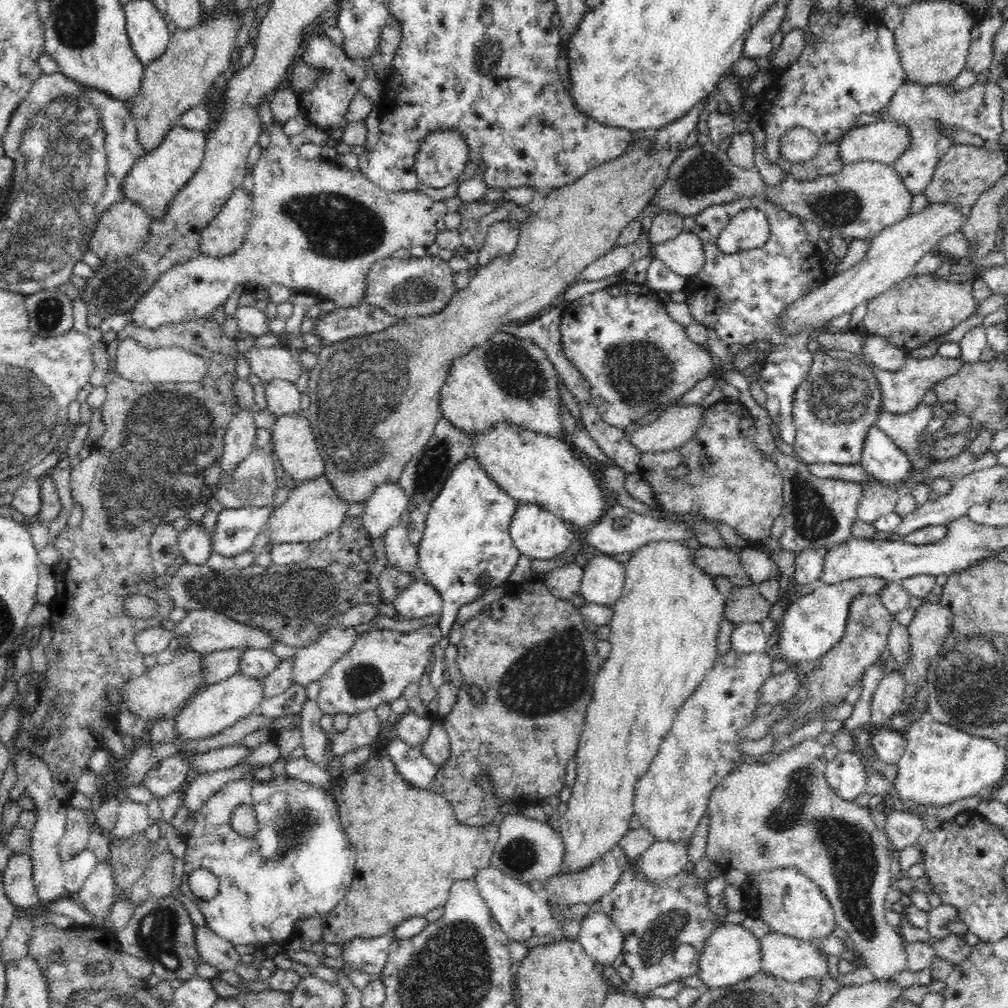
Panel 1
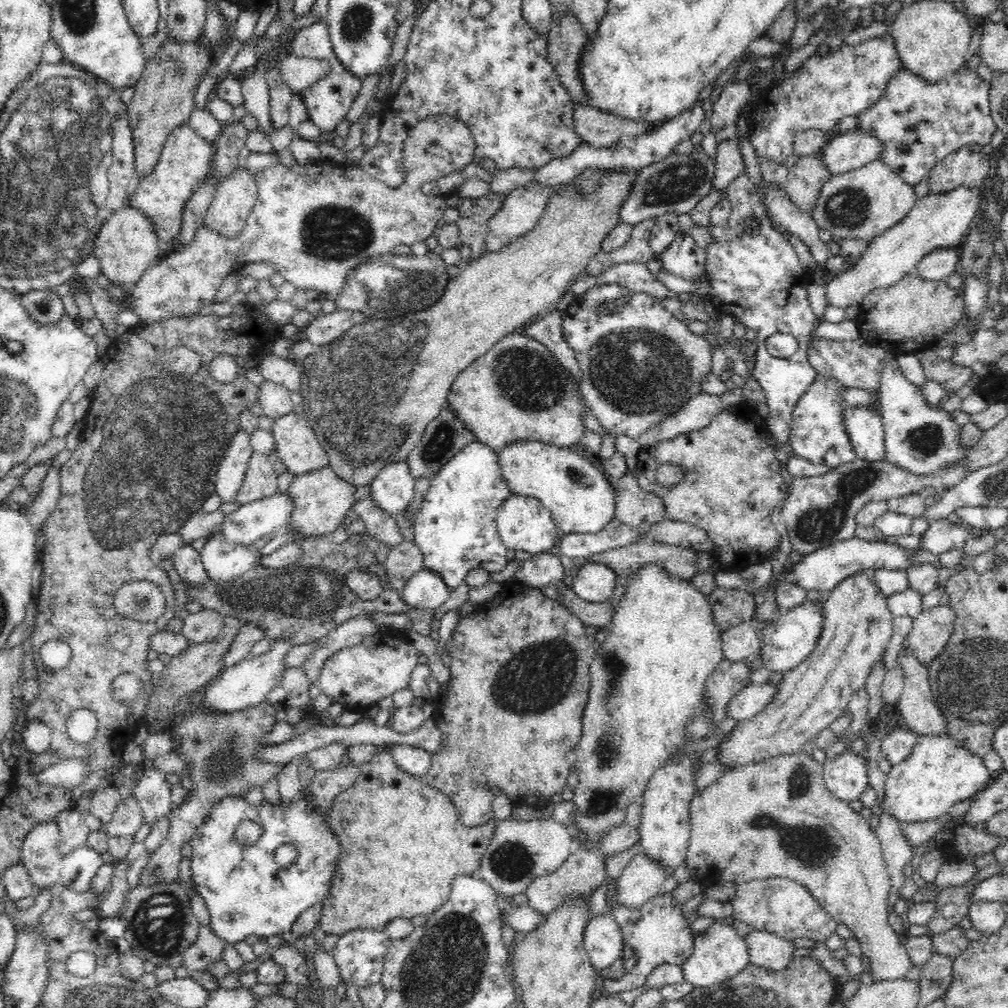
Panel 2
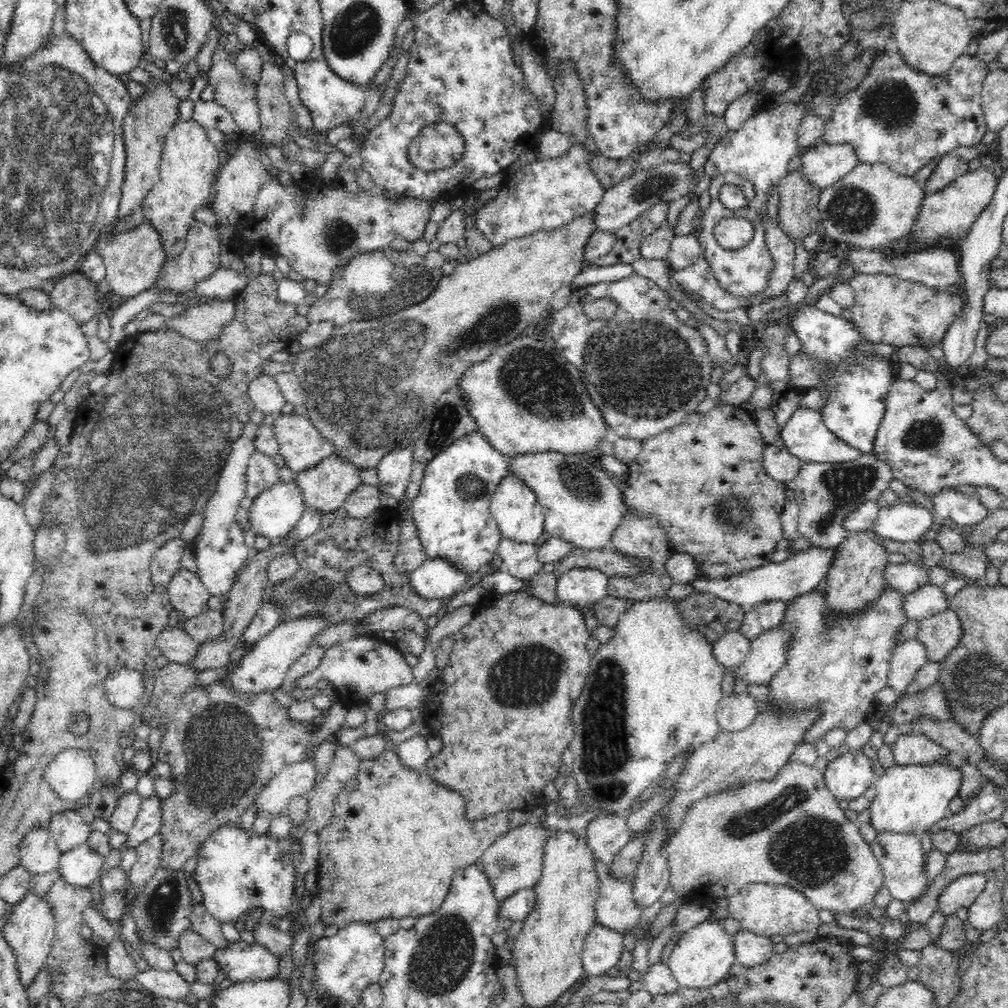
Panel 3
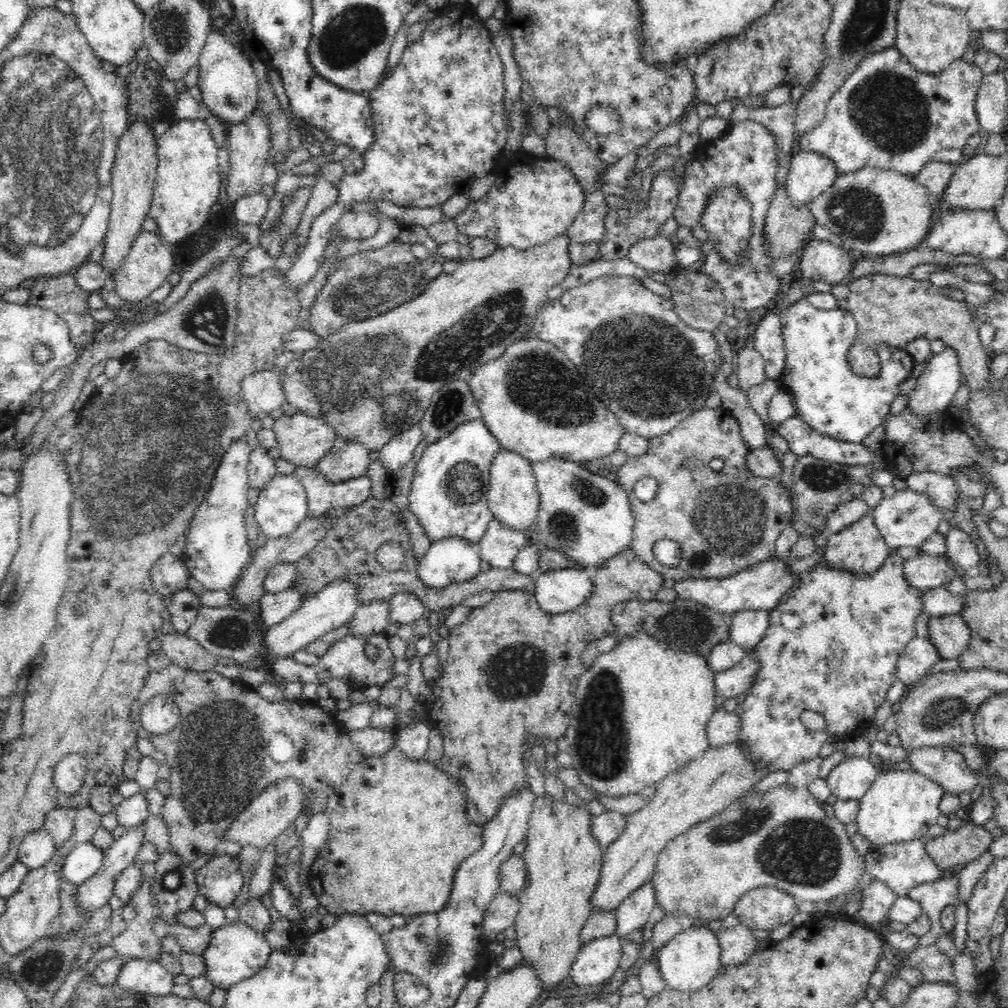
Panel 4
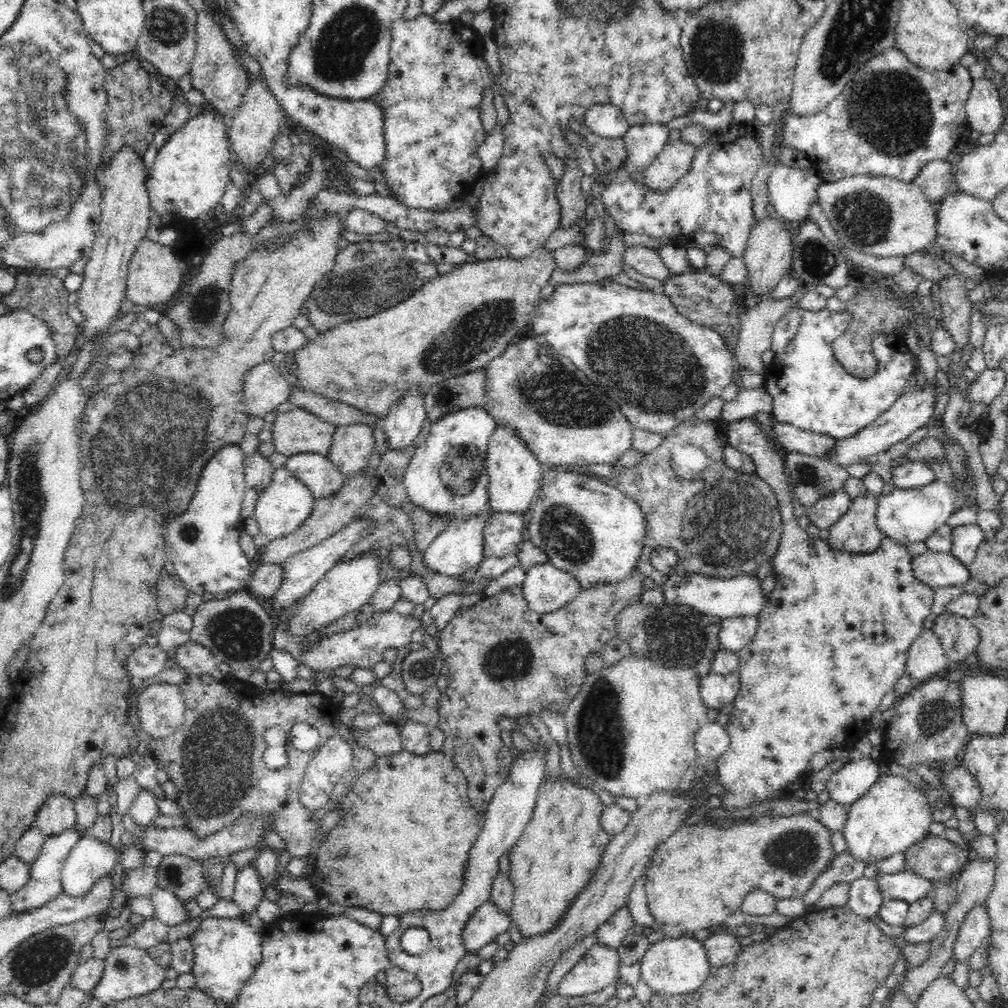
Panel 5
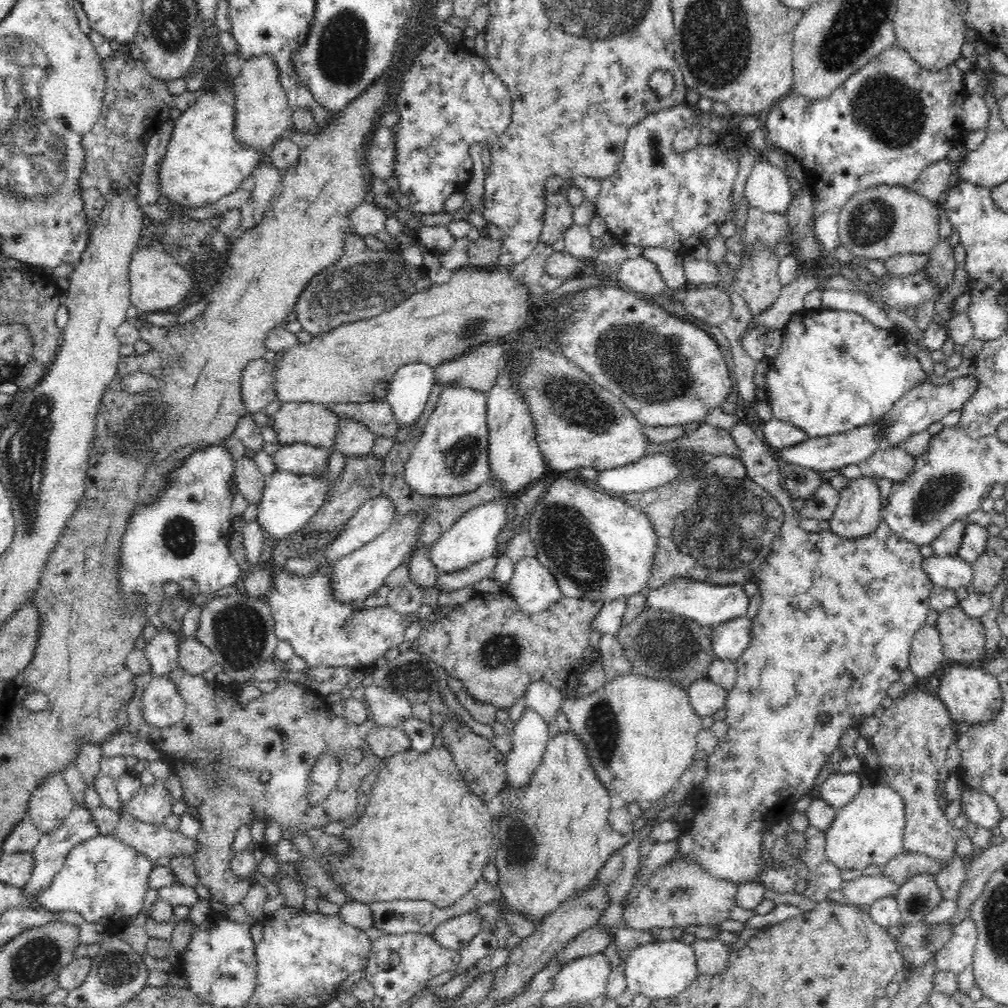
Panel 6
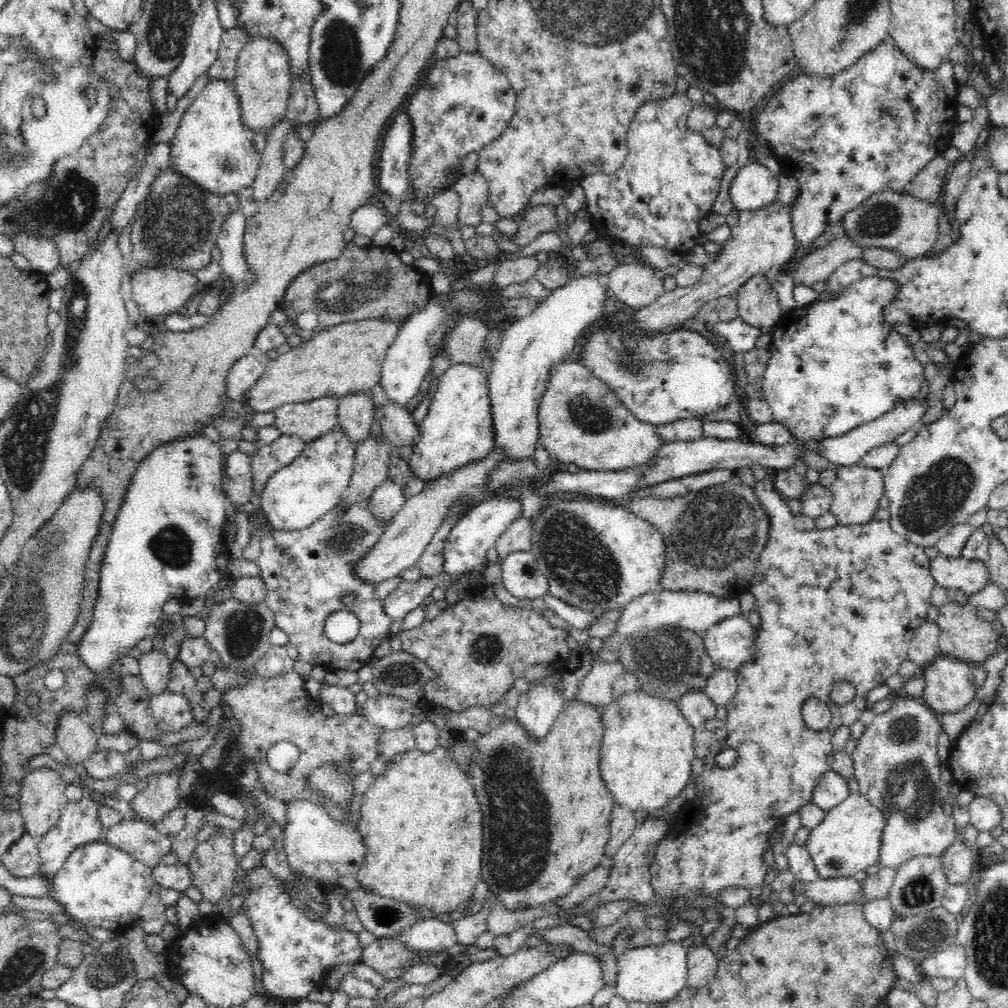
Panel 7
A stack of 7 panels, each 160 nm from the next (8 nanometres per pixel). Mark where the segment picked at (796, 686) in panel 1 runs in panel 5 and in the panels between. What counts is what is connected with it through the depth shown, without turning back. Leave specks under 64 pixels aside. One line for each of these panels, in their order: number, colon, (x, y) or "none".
2: (749, 702)
3: (735, 713)
4: (723, 728)
5: (712, 740)

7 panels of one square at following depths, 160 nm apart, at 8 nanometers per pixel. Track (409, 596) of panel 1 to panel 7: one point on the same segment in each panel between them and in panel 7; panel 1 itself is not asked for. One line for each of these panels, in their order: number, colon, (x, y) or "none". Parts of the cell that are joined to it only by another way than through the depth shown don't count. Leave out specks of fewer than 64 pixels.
2: (426, 589)
3: (437, 578)
4: (449, 560)
5: (459, 548)
6: (473, 537)
7: (476, 532)

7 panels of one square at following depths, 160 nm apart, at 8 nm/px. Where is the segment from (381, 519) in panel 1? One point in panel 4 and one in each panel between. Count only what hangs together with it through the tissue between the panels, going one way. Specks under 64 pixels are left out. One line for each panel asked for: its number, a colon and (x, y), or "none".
2: (393, 489)
3: (393, 472)
4: (399, 450)

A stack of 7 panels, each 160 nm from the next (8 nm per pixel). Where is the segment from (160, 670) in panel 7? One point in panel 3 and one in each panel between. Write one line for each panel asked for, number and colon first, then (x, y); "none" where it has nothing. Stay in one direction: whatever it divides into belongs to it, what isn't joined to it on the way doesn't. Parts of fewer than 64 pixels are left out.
3: (188, 594)
4: (183, 607)
5: (175, 628)
6: (162, 651)

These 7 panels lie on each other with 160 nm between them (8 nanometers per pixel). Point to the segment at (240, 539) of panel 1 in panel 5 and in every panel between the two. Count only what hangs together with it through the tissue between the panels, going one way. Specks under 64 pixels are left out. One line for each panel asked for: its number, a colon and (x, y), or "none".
2: (252, 521)
3: (275, 512)
4: (282, 505)
5: (283, 506)

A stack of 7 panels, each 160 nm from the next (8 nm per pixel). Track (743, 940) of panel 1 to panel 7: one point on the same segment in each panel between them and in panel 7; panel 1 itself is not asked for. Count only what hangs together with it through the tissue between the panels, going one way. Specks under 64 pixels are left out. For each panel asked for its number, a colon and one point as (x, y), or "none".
2: (719, 953)
3: (704, 954)
4: (690, 960)
5: (679, 965)
6: (658, 970)
7: (656, 973)

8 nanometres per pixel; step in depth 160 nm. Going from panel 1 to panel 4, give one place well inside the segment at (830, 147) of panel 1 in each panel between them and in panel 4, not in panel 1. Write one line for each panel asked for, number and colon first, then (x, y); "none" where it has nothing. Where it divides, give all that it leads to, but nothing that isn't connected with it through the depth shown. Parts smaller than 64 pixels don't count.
2: (806, 179)
3: (798, 216)
4: (788, 229)

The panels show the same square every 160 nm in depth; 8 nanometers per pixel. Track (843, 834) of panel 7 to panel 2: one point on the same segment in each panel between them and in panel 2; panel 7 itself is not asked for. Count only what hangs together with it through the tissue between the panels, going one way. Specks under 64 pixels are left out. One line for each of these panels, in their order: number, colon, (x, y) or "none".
2: (940, 772)
3: (912, 798)
4: (901, 806)
5: (894, 815)
6: (869, 830)

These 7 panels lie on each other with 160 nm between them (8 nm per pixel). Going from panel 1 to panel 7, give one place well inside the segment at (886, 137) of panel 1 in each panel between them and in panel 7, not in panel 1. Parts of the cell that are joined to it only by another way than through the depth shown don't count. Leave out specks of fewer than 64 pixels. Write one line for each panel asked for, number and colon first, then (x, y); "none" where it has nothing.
2: (845, 152)
3: (823, 165)
4: (810, 174)
5: (791, 191)
6: (767, 188)
7: (754, 186)

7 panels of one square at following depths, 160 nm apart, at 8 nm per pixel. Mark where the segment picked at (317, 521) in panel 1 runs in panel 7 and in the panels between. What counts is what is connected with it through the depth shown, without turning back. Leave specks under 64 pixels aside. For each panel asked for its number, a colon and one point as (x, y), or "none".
2: (320, 499)
3: (325, 486)
4: (346, 459)
5: (353, 445)
6: (354, 439)
7: (355, 411)

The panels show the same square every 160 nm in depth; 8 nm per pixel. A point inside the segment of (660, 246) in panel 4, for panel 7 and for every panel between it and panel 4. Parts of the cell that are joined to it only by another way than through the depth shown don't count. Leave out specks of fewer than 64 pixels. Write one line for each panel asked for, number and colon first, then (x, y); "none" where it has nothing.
5: (644, 260)
6: (638, 274)
7: (636, 286)

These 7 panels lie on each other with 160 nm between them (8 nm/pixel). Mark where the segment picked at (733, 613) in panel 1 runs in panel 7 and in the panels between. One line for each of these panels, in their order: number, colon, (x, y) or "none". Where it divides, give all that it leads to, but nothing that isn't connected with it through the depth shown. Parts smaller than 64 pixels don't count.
2: (729, 607)
3: (713, 617)
4: (682, 625)
5: (673, 635)
6: (660, 645)
7: (654, 657)

